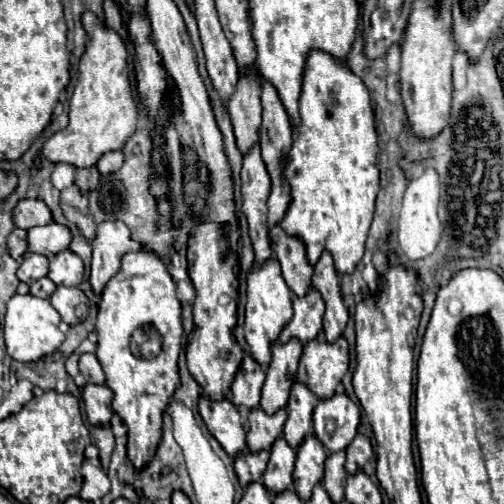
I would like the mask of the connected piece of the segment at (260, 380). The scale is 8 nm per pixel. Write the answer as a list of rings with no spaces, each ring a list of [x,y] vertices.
[[[246,351],[242,365],[232,381],[232,403],[254,409],[260,403],[260,389],[264,385],[264,369]]]

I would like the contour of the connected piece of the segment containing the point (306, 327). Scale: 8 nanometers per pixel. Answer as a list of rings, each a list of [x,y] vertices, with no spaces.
[[[314,287],[304,297],[294,297],[294,315],[282,329],[278,341],[288,343],[292,337],[298,337],[302,343],[316,339],[322,333],[322,315],[324,315],[324,299],[316,293]]]

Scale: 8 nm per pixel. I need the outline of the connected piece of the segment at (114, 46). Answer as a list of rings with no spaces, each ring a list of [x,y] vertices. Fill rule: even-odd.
[[[92,11],[82,13],[82,27],[88,33],[88,43],[80,59],[78,81],[70,99],[70,123],[66,129],[52,135],[42,149],[52,163],[70,163],[78,169],[92,167],[104,153],[122,149],[128,137],[136,131],[138,117],[128,79],[128,49],[124,39],[114,29],[106,27]]]

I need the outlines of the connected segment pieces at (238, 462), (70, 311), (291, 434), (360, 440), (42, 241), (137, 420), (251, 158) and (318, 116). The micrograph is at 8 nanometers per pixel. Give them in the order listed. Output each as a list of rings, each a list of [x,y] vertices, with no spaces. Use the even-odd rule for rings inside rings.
[[[244,449],[236,455],[234,471],[240,479],[240,485],[248,485],[252,481],[262,481],[262,475],[264,475],[264,469],[266,469],[266,463],[268,463],[268,455],[270,455],[268,449],[258,451],[258,453]]]
[[[60,285],[54,291],[54,295],[50,297],[50,303],[60,313],[62,321],[72,327],[72,325],[76,325],[80,321],[80,317],[76,315],[76,307],[78,305],[88,305],[88,297],[78,287],[64,287],[64,285]]]
[[[294,381],[290,399],[286,405],[288,419],[284,423],[284,439],[292,445],[298,447],[302,439],[312,431],[312,409],[316,405],[318,397],[300,381]]]
[[[356,435],[346,449],[346,471],[356,473],[372,459],[372,443],[364,435]]]
[[[48,223],[42,227],[28,229],[28,251],[52,257],[64,249],[68,249],[72,241],[72,233],[68,227],[58,223]]]
[[[150,249],[130,251],[122,257],[120,271],[106,283],[100,305],[98,305],[98,321],[96,321],[96,335],[98,335],[98,351],[96,357],[106,373],[106,385],[112,389],[112,409],[122,417],[122,421],[128,425],[128,459],[136,469],[142,469],[148,465],[148,461],[154,457],[160,435],[162,435],[162,413],[166,405],[170,403],[174,391],[180,387],[178,377],[178,353],[180,353],[180,339],[182,339],[182,319],[180,319],[180,301],[176,299],[174,281],[164,265],[164,261],[152,253]],[[152,325],[160,333],[160,353],[144,359],[136,357],[130,349],[130,337],[138,327]]]
[[[256,143],[244,155],[242,167],[242,213],[248,219],[250,239],[254,245],[258,265],[272,257],[270,237],[268,237],[268,195],[270,195],[270,175],[260,157],[260,145]]]
[[[310,51],[308,53],[308,59],[306,59],[306,67],[304,67],[304,81],[302,81],[302,95],[300,95],[300,123],[292,129],[292,147],[286,155],[286,167],[284,167],[284,175],[290,183],[290,195],[292,195],[292,201],[288,205],[288,211],[284,215],[284,219],[280,221],[280,227],[288,233],[288,235],[294,235],[294,237],[300,237],[304,243],[306,243],[306,251],[308,251],[308,259],[310,263],[314,265],[322,251],[328,247],[328,251],[332,253],[334,257],[334,265],[338,269],[338,273],[352,273],[356,263],[362,259],[364,255],[364,243],[366,243],[366,237],[368,237],[368,229],[370,229],[370,223],[372,223],[372,215],[374,215],[374,199],[376,199],[376,193],[378,193],[378,167],[376,167],[376,155],[378,155],[378,137],[376,137],[376,127],[374,127],[374,109],[372,109],[372,103],[370,103],[370,93],[366,89],[366,85],[362,83],[360,77],[356,77],[350,67],[346,65],[346,61],[340,61],[336,57],[332,57],[330,53],[326,51]]]

